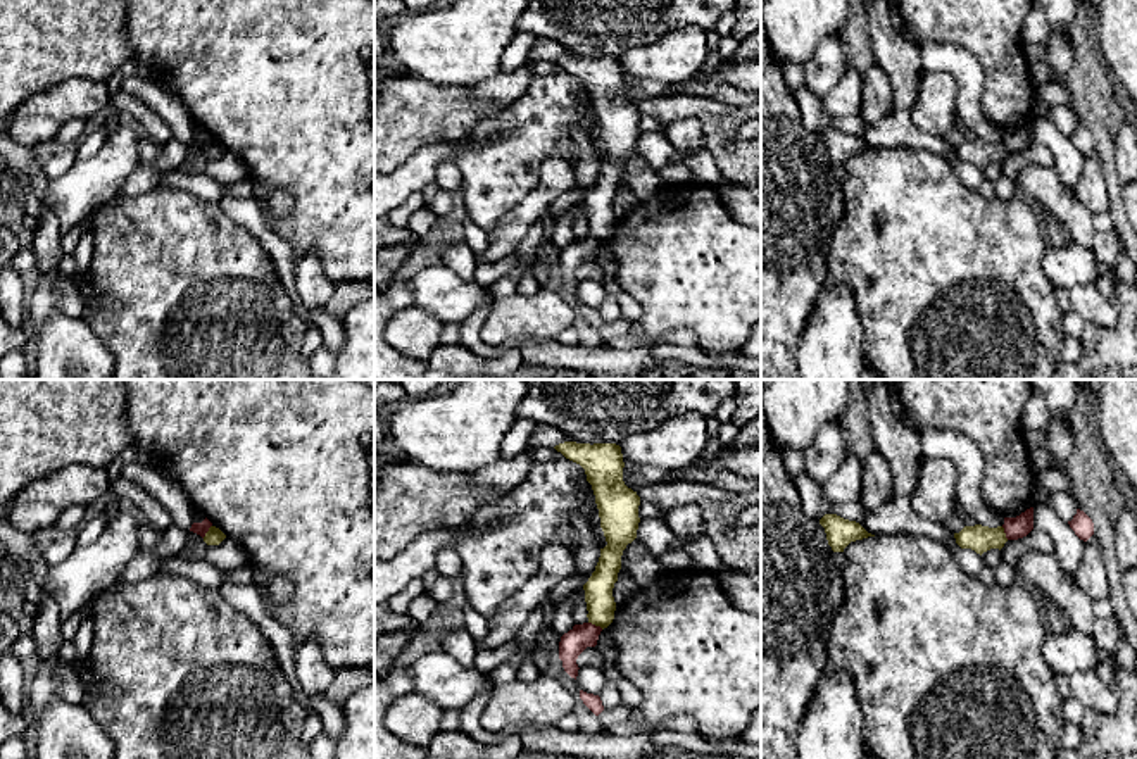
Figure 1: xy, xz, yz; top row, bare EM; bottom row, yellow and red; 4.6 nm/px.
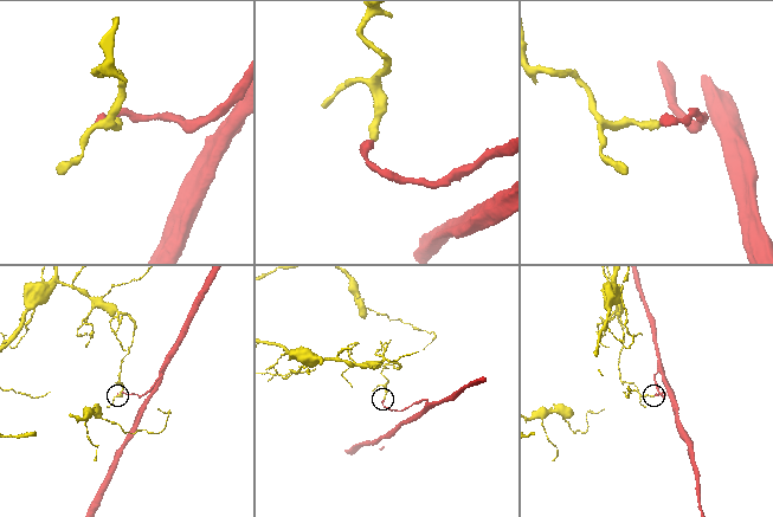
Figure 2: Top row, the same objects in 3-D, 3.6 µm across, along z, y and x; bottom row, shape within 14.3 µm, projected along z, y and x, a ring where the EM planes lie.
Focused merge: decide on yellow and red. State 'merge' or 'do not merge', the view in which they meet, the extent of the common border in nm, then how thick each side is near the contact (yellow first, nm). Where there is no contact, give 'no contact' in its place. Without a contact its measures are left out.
do not merge; contact in xz; length 80 nm; calibres 140 and 120 nm

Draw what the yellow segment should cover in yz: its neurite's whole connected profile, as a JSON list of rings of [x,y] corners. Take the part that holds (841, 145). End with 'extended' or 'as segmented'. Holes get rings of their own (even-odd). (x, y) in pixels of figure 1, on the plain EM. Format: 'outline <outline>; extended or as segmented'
outline [[[825,128],[820,133],[825,141],[828,159],[833,166],[844,166],[844,162],[856,154],[875,150],[868,147],[859,136],[844,133],[837,128]]]; as segmented

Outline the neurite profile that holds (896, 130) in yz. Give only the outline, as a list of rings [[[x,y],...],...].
[[[894,109],[875,124],[866,122],[864,133],[859,136],[871,148],[920,148],[945,157],[952,167],[959,166],[954,147],[944,138],[925,133],[911,121],[911,110]]]

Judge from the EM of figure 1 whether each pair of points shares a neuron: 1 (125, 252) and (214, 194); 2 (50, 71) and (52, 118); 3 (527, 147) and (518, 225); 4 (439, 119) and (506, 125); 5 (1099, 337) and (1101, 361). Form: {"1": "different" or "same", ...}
{"1": "different", "2": "different", "3": "different", "4": "different", "5": "same"}

